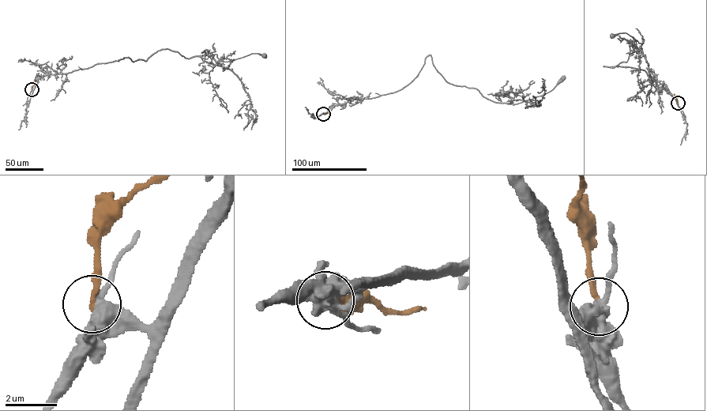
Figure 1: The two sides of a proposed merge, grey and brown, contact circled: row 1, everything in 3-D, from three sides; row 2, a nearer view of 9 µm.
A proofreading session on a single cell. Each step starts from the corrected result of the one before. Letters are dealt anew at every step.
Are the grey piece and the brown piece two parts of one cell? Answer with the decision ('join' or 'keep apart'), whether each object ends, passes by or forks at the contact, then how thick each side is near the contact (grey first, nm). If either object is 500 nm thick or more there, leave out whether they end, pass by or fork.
keep apart; grey passes by; brown ends; calibres 440 and 240 nm

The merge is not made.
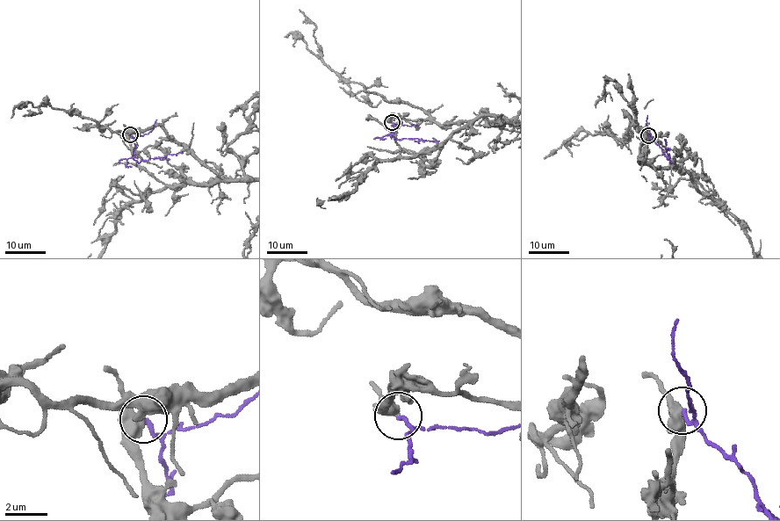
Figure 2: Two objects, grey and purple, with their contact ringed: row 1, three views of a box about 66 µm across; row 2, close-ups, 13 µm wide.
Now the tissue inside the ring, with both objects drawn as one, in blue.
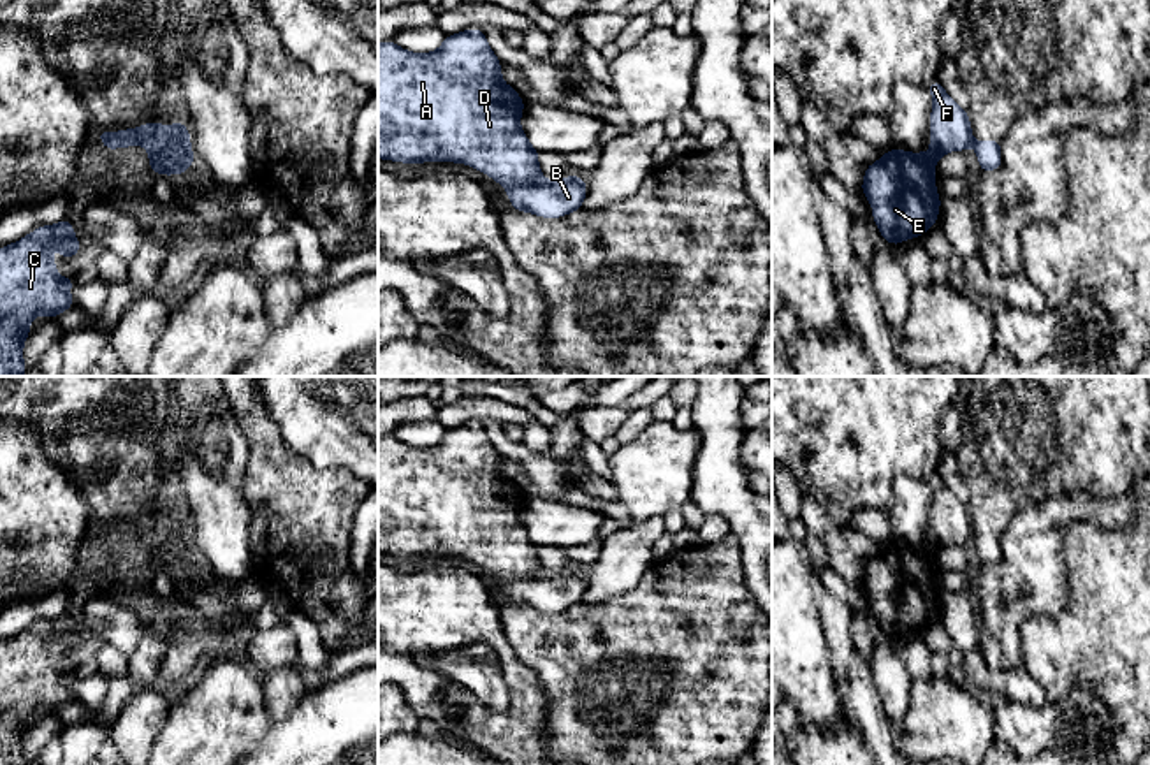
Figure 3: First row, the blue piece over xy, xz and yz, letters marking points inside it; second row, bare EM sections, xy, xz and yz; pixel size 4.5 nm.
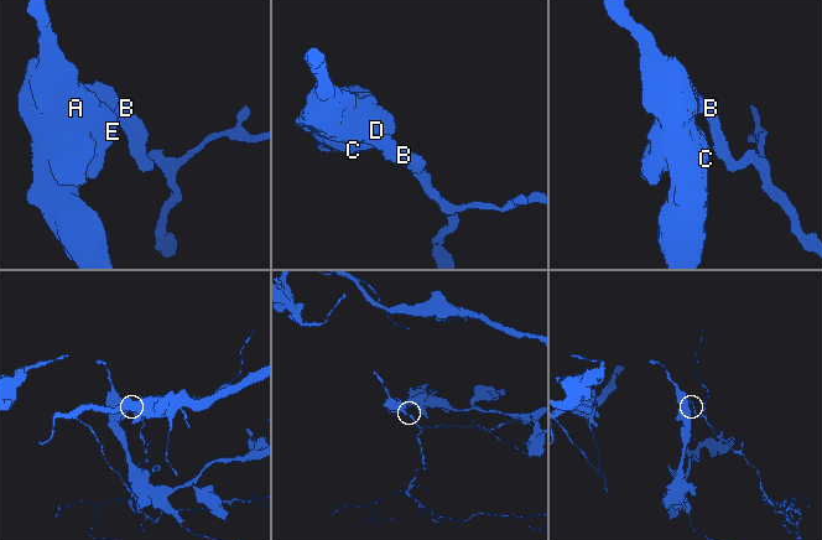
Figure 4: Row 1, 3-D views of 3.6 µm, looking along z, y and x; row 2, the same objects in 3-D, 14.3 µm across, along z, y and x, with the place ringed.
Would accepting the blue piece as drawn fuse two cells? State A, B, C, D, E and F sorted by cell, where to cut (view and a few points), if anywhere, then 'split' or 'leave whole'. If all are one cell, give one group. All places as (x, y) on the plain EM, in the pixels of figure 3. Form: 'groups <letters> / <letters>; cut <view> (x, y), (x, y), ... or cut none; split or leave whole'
groups A C D E F / B; cut xz (544, 572), (533, 577), (509, 579); split

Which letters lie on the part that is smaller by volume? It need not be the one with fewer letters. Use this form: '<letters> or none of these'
B

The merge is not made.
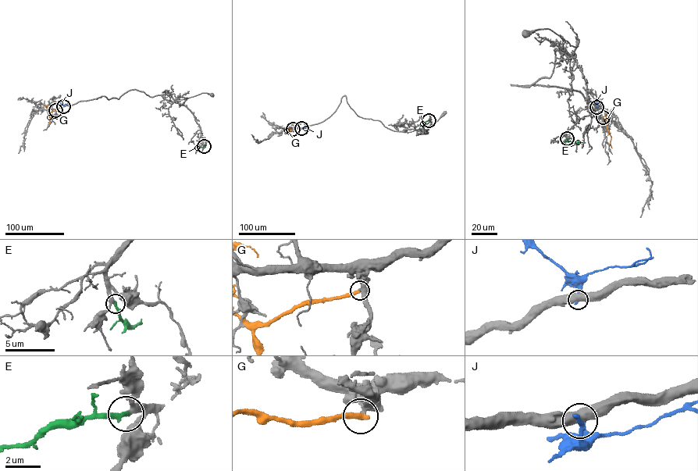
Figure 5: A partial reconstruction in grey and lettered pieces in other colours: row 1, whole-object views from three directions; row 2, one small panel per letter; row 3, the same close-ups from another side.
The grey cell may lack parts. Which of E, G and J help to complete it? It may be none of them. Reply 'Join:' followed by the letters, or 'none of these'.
Join: E

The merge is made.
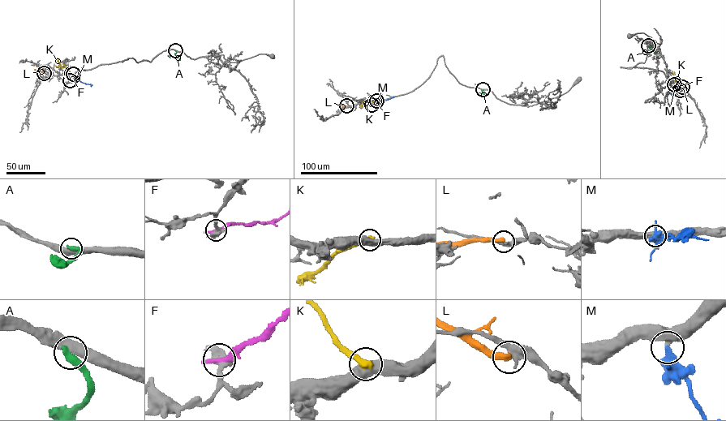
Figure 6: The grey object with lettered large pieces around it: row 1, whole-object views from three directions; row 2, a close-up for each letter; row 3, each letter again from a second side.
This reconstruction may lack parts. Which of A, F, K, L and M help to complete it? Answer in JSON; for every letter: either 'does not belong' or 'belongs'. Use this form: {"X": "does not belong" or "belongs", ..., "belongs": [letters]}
{"A": "does not belong", "F": "does not belong", "K": "does not belong", "L": "does not belong", "M": "belongs", "belongs": ["M"]}

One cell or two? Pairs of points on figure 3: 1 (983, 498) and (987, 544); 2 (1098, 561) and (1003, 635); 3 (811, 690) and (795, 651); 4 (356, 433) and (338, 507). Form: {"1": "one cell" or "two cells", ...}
{"1": "one cell", "2": "two cells", "3": "one cell", "4": "two cells"}

